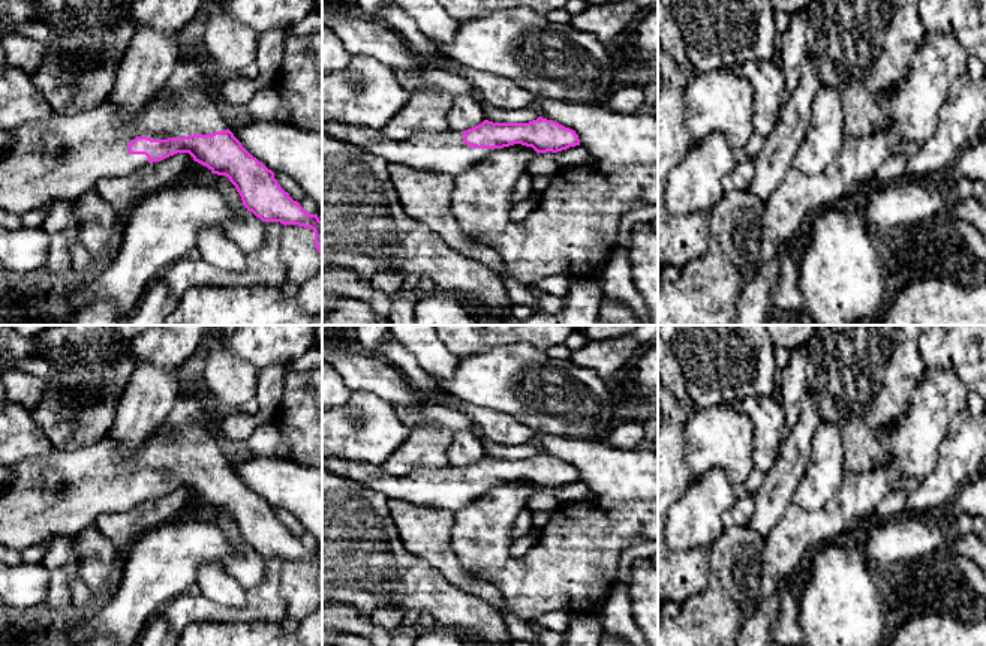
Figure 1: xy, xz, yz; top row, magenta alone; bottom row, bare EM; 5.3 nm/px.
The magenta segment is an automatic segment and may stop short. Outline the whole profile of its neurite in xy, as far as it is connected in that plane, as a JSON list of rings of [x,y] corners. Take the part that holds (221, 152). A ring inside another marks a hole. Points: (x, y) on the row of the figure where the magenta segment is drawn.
[[[180,61],[163,90],[135,120],[118,121],[115,108],[105,100],[88,111],[54,114],[42,132],[28,126],[12,130],[13,142],[0,153],[0,210],[22,216],[46,207],[51,201],[73,201],[93,190],[100,178],[127,175],[142,165],[189,153],[213,174],[228,177],[243,205],[262,222],[310,228],[322,256],[322,222],[318,214],[309,214],[294,201],[280,187],[274,172],[253,157],[228,129],[207,90],[210,79],[198,61]]]

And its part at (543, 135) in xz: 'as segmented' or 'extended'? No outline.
extended

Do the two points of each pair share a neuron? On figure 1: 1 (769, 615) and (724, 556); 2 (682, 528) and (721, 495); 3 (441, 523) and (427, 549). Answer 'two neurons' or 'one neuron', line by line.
1: two neurons
2: one neuron
3: one neuron

